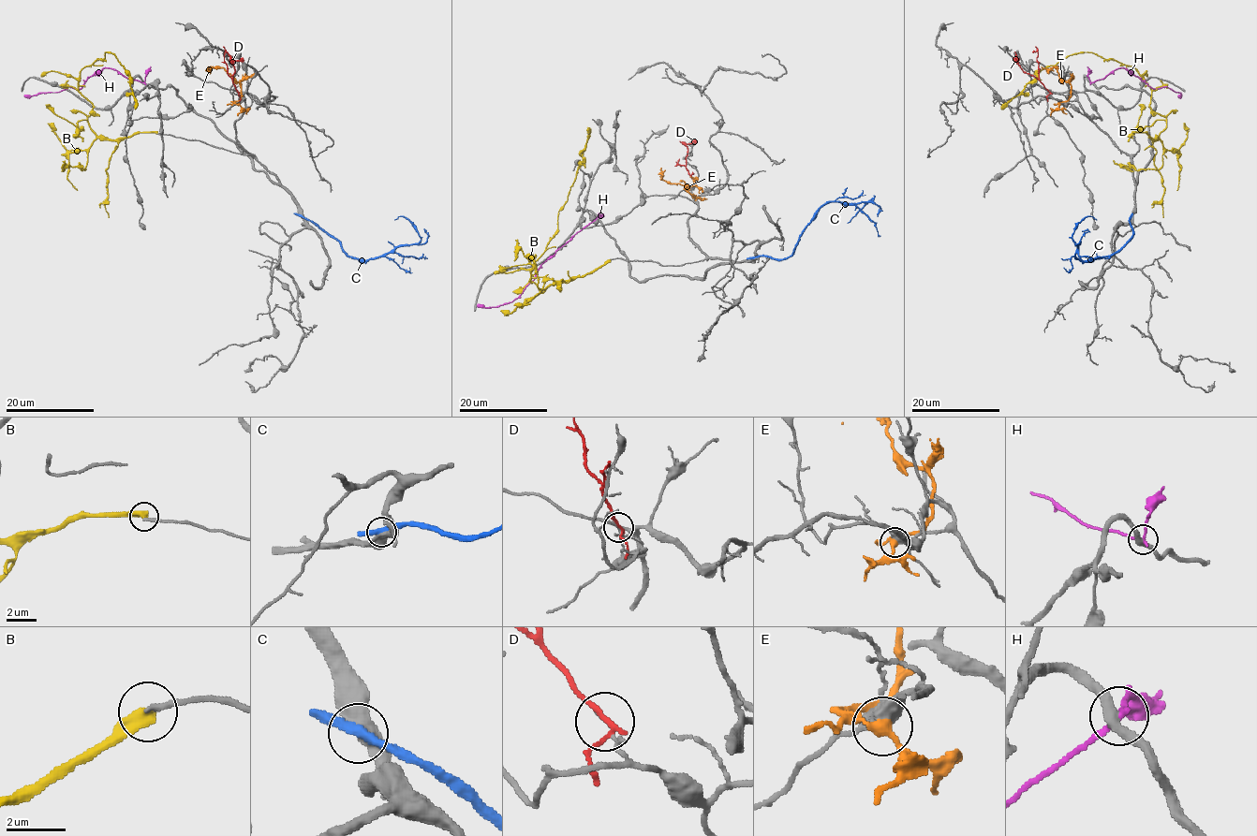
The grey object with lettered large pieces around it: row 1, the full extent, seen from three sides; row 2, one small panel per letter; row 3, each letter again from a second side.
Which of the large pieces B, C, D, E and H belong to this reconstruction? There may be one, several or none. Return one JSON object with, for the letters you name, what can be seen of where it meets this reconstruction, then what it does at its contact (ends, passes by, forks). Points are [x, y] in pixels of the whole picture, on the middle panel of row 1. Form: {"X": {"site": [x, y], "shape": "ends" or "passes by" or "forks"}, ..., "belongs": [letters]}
{"belongs": []}

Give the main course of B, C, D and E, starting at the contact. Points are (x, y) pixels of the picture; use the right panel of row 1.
B: (1133, 132), (1156, 139), (1165, 128), (1147, 82), (1131, 66), (1085, 51), (1045, 66), (1000, 108)
C: (1131, 216), (1132, 237), (1118, 250), (1109, 256), (1082, 261), (1075, 256), (1073, 228), (1086, 216), (1097, 220)
D: (1049, 92), (1033, 76), (1025, 73), (1014, 51)
E: (1059, 104), (1069, 97), (1070, 85), (1059, 76), (1057, 68), (1042, 66)

